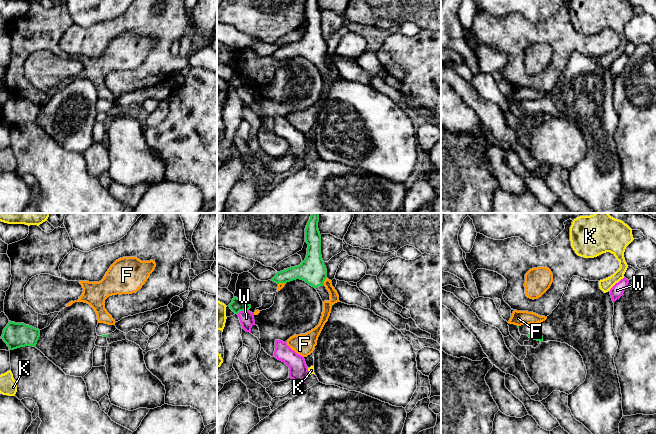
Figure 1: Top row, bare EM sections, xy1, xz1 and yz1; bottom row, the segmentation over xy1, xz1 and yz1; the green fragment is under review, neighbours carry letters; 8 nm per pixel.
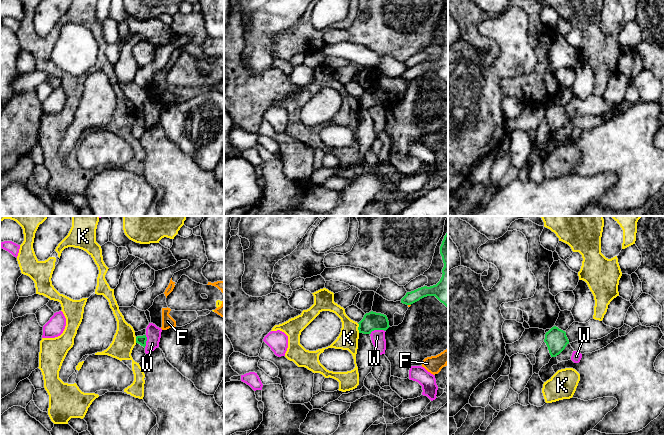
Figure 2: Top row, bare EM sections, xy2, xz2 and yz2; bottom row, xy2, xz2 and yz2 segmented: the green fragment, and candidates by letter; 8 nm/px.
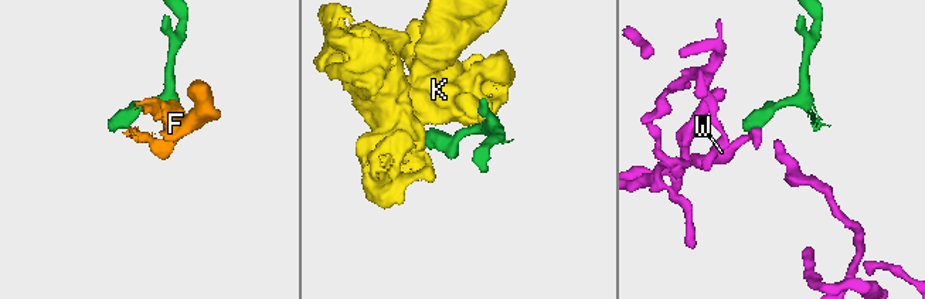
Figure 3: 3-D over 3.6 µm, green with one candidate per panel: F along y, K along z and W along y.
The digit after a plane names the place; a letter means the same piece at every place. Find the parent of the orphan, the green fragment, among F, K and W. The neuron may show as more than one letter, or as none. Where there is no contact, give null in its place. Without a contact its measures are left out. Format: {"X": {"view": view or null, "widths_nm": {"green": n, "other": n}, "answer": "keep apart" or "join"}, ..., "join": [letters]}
{"F": {"view": "xz1", "widths_nm": {"green": 220, "other": 80}, "answer": "keep apart"}, "K": {"view": "xz2", "widths_nm": {"green": 150, "other": 160}, "answer": "keep apart"}, "W": {"view": "xz2", "widths_nm": {"green": 150, "other": 110}, "answer": "keep apart"}, "join": []}

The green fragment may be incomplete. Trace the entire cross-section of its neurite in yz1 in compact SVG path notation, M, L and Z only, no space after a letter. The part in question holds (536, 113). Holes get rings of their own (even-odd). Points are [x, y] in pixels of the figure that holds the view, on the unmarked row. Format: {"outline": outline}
{"outline": "M573 52L558 82L545 97L518 102L521 111L540 118L566 119L580 129L587 146L586 155L568 171L568 183L574 194L595 213L621 213L622 170L614 139L619 117L613 105L613 91L614 79L610 68L604 69L599 57Z"}

